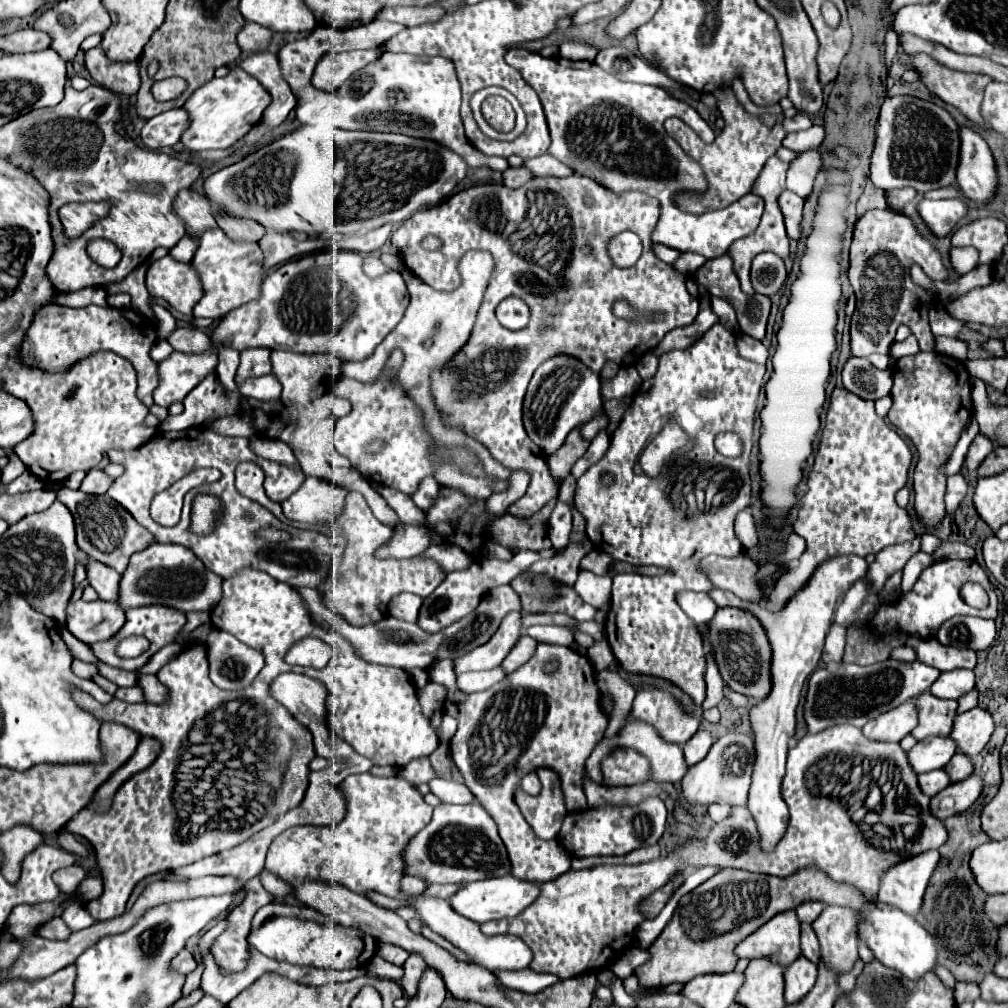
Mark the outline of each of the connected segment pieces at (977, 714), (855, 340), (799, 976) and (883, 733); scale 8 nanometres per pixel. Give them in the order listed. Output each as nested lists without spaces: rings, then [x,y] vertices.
[[[972,708],[954,718],[950,738],[956,740],[958,752],[964,752],[966,756],[974,758],[984,750],[992,732],[994,732],[992,716],[982,708]]]
[[[870,210],[856,222],[848,270],[848,278],[856,294],[856,310],[852,314],[850,326],[850,348],[854,356],[866,358],[874,352],[890,356],[890,346],[900,324],[908,324],[912,328],[912,332],[920,340],[920,350],[934,350],[928,312],[930,308],[934,308],[936,298],[910,280],[910,266],[914,262],[920,264],[932,280],[946,280],[948,276],[938,250],[932,248],[930,242],[926,242],[916,232],[910,218],[890,210]]]
[[[800,956],[790,966],[786,966],[786,972],[784,972],[784,984],[786,984],[784,986],[784,1000],[786,1000],[786,1004],[794,1004],[800,998],[804,998],[812,990],[816,976],[818,976],[816,964],[810,962],[806,956]]]
[[[908,700],[906,704],[900,704],[892,708],[890,712],[880,714],[878,718],[870,720],[862,732],[868,736],[868,740],[880,740],[880,742],[900,742],[910,730],[916,726],[916,708],[914,702]]]

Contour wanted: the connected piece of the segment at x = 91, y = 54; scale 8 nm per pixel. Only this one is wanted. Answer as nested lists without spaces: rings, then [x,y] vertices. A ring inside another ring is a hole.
[[[96,46],[84,54],[84,66],[96,84],[100,84],[116,94],[132,96],[140,88],[138,64],[136,62],[126,62],[126,64],[114,62],[112,64],[100,46]]]

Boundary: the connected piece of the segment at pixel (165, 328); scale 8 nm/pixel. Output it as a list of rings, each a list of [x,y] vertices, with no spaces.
[[[152,304],[152,310],[156,312],[156,318],[158,318],[158,328],[156,328],[156,332],[158,332],[158,338],[162,340],[168,340],[168,336],[174,332],[174,328],[176,328],[176,320],[174,320],[174,316],[166,310],[166,308],[162,308],[162,306],[154,306]]]

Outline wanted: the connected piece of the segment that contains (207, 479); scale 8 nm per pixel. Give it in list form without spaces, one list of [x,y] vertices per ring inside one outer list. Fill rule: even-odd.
[[[204,468],[198,472],[192,472],[184,478],[180,478],[178,482],[174,482],[168,490],[160,492],[154,502],[152,502],[152,518],[162,524],[162,526],[176,526],[180,522],[180,512],[182,512],[182,502],[184,496],[192,490],[198,488],[202,484],[210,484],[220,480],[220,470],[214,468]]]

